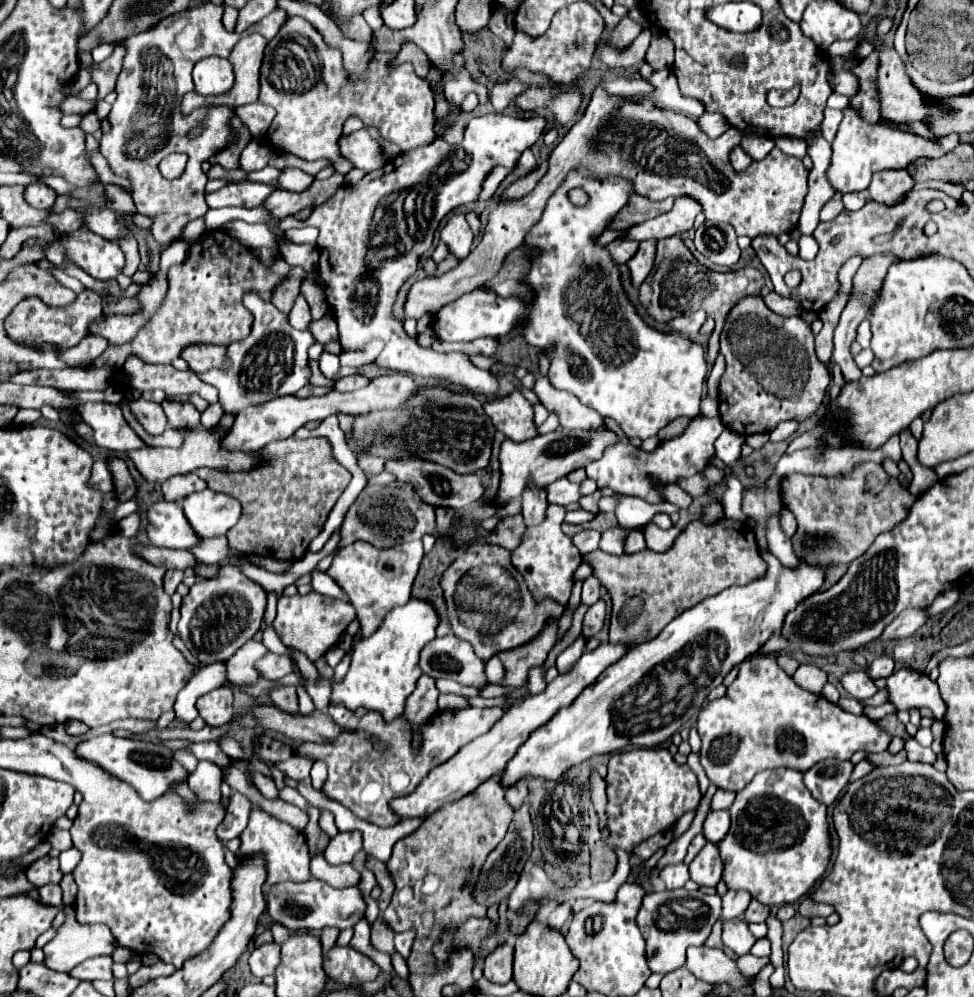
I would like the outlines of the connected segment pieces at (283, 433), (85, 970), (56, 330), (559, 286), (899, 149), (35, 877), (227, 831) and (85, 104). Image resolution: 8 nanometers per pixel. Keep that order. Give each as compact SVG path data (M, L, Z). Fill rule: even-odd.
M388 373L388 375L374 377L370 381L370 385L366 385L364 389L352 391L352 393L330 391L322 397L306 397L306 399L298 399L294 395L278 397L278 399L266 401L264 405L254 405L254 407L242 409L236 415L232 433L228 433L228 441L224 441L224 445L228 445L228 449L260 451L270 441L288 439L290 435L296 433L296 429L304 427L310 421L322 421L322 419L326 419L330 415L338 415L338 413L360 415L360 413L368 413L368 411L376 411L376 409L396 409L396 405L402 405L408 399L408 393L412 393L412 389L416 389L416 383L412 381L412 377L402 375L402 373Z
M92 957L80 965L76 965L68 975L80 981L96 981L96 979L112 979L112 957Z
M82 291L72 301L72 305L66 307L48 307L40 299L24 299L6 317L6 333L14 343L22 343L22 345L50 343L56 345L58 349L68 349L78 345L86 335L90 335L90 325L100 315L102 315L100 295L94 291Z
M580 167L572 169L558 191L548 199L542 219L526 235L522 249L530 259L530 269L524 277L524 283L534 289L532 299L520 297L494 297L480 289L452 301L436 313L434 333L444 341L472 341L478 337L502 339L522 323L522 337L532 347L552 349L548 379L556 389L570 391L584 405L600 413L602 417L614 419L626 437L648 439L658 435L676 417L696 417L700 411L700 397L704 391L704 381L708 365L704 359L704 347L698 341L692 341L686 335L660 333L648 327L638 315L620 283L620 267L610 257L610 253L596 243L614 215L628 203L628 197L634 193L634 187L624 177L594 177L590 169ZM570 189L584 189L588 193L588 203L584 207L574 207L568 201Z
M846 107L844 109L844 119L840 123L840 129L836 133L836 139L832 143L832 163L834 167L828 171L828 179L832 181L834 189L838 193L850 193L850 191L862 191L868 189L872 175L876 171L884 169L906 169L910 163L914 163L920 157L942 157L944 153L952 151L958 145L958 137L942 137L940 143L932 143L928 139L922 139L912 133L904 133L892 125L882 125L882 123L866 123L860 119L860 115Z
M42 857L42 859L34 861L32 865L28 865L24 873L34 887L42 887L48 883L60 883L60 879L62 879L62 871L58 867L56 857Z
M232 791L230 793L230 805L226 809L226 817L220 823L220 827L216 829L218 839L220 841L230 841L230 839L238 837L242 833L242 829L246 827L246 823L248 823L250 809L252 809L250 801L242 793Z
M68 97L60 103L62 113L86 113L90 109L94 109L94 101L82 101L78 97Z

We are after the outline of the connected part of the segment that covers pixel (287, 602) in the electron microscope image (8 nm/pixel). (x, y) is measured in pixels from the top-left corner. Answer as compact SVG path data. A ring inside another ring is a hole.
M316 591L308 595L294 595L294 597L284 595L278 599L278 615L274 619L274 631L288 649L296 649L304 653L314 663L340 641L346 627L354 619L356 619L356 611L346 601L324 597Z

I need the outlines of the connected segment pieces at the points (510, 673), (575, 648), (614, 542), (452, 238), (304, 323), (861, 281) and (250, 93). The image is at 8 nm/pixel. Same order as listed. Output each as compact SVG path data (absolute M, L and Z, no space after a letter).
M548 623L544 633L540 633L540 637L536 637L536 641L532 641L532 645L524 645L520 649L508 651L508 653L498 653L502 665L504 665L504 687L522 687L528 681L528 673L532 667L538 667L546 661L550 649L556 643L556 631L558 625L556 623Z
M578 637L572 645L568 645L564 651L558 653L558 657L556 657L556 669L558 671L560 669L568 669L568 665L574 665L580 659L582 653L584 653L584 639Z
M622 527L604 531L600 539L600 549L610 555L624 555L624 539L626 539L626 531Z
M464 213L454 215L448 221L448 225L442 229L442 243L446 243L450 255L454 255L460 261L470 253L472 241L474 241L474 233L466 223Z
M304 295L296 297L294 307L288 313L288 319L290 319L290 325L294 329L308 329L308 323L312 321L312 317L310 317L310 309L308 309L308 303L306 303Z
M890 253L864 257L862 265L858 267L858 271L856 271L856 275L854 275L850 301L848 301L848 305L846 305L842 317L840 317L840 323L838 323L836 331L834 331L834 361L838 363L843 377L848 382L858 381L858 379L862 377L862 373L860 373L860 369L856 367L856 363L854 363L848 347L850 347L850 343L856 339L856 329L858 329L858 325L868 317L870 305L872 305L874 297L880 293L880 287L882 287L882 281L884 281L884 277L886 277L886 271L888 271L888 267L890 267L894 261L896 261L896 257L890 255Z
M250 33L242 37L242 41L232 49L230 63L234 67L234 87L232 91L224 93L228 107L240 107L246 103L258 101L258 75L262 65L262 55L268 39L264 39L260 33Z

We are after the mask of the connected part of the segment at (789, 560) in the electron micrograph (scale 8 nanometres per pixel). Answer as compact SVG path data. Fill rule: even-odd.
M772 515L766 521L766 541L768 541L768 549L770 553L774 553L786 567L796 567L798 565L798 557L792 551L792 543L790 539L784 535L782 527L780 527L780 515Z

